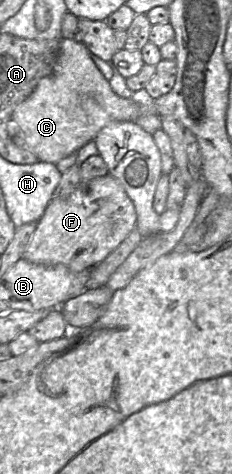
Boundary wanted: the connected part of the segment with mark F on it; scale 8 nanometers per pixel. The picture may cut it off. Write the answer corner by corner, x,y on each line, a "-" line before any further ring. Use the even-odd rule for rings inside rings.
107,174
79,184
66,197
53,197
37,222
22,258
42,265
64,264
74,272
90,271
136,229
134,204
121,183

